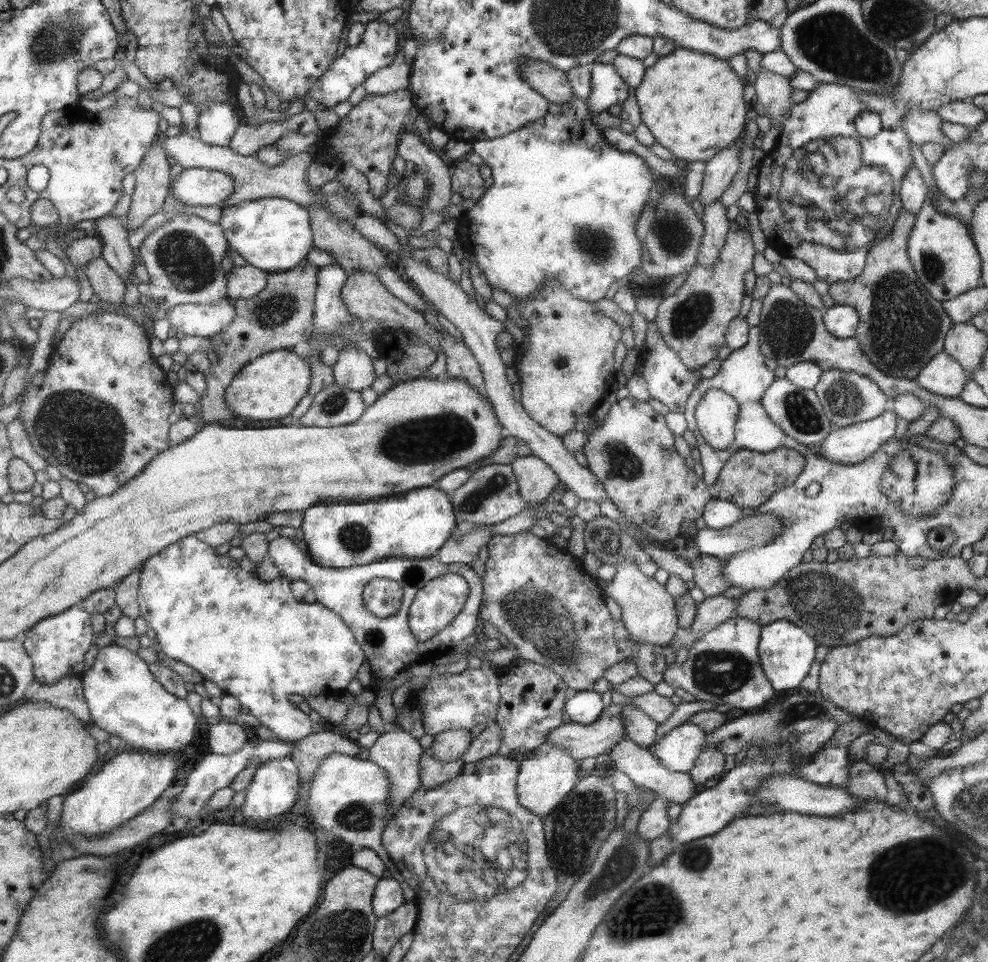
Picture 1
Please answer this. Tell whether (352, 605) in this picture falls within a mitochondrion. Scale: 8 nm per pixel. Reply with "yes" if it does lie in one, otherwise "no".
no

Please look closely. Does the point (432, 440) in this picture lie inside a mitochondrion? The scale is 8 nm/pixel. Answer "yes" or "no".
yes

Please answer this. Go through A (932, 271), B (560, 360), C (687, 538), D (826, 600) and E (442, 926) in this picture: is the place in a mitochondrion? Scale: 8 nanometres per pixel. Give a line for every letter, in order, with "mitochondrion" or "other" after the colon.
A: mitochondrion
B: mitochondrion
C: other
D: mitochondrion
E: other

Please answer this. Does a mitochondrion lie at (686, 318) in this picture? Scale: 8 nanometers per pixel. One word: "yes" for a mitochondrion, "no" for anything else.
yes

